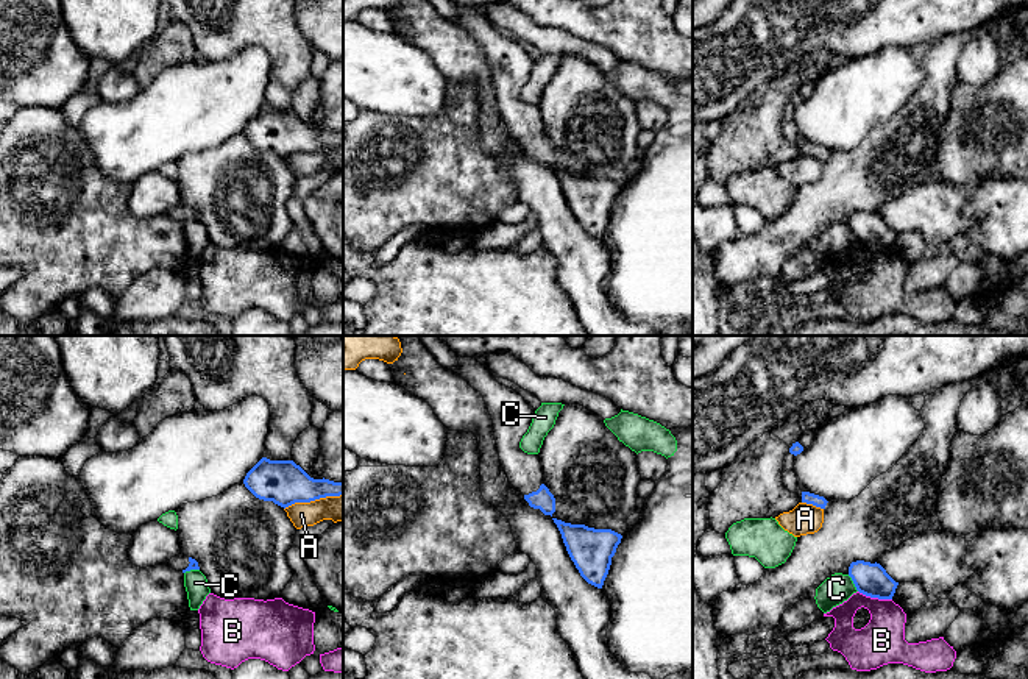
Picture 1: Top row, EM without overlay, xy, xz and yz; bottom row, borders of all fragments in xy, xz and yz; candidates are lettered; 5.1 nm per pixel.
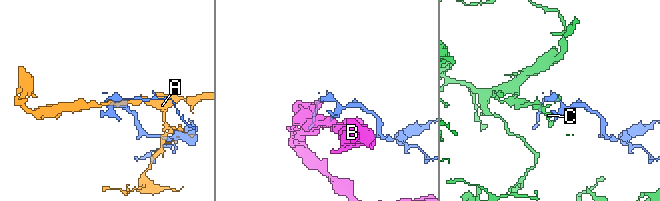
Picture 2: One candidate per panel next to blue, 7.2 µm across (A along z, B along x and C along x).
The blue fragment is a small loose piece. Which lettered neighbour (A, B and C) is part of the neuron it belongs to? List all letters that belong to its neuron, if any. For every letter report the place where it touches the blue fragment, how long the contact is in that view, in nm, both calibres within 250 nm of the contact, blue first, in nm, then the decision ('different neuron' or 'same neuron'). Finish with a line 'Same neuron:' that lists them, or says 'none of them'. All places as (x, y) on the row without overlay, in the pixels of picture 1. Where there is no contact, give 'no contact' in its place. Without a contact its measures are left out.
A: xy (312, 150) | 320 nm | 240/130 nm | different neuron
B: yz (875, 247) | 180 nm | 170/240 nm | different neuron
C: yz (854, 233) | 110 nm | 170/150 nm | different neuron
Same neuron: none of them

